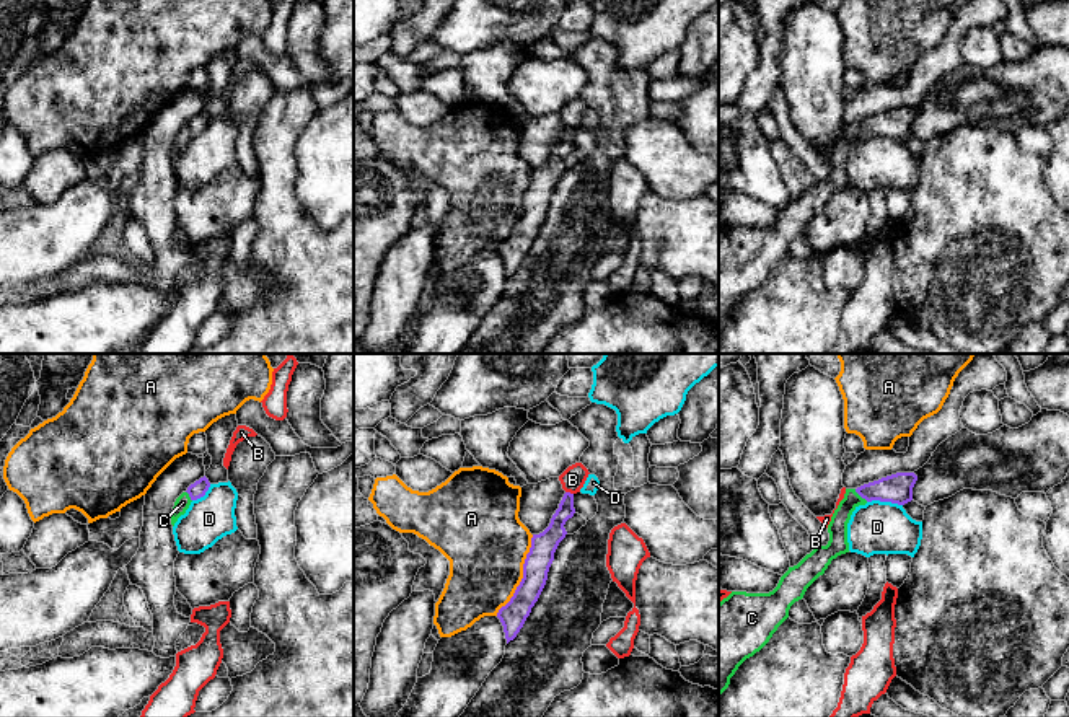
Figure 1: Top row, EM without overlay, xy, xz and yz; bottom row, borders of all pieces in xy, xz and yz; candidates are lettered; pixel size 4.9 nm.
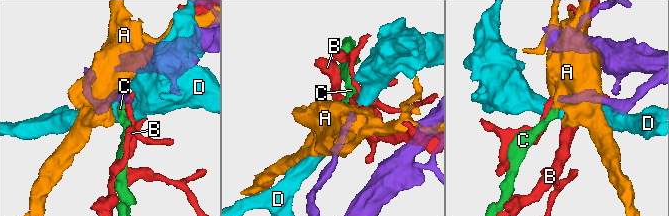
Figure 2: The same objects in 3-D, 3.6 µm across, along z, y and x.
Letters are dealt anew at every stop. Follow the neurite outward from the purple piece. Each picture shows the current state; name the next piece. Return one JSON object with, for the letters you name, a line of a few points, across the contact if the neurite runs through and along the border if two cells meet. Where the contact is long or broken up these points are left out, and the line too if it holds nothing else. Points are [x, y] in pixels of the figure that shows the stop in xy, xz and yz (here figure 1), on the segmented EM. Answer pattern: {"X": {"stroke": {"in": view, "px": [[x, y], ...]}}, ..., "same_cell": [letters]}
{"C": {"stroke": {"in": "yz", "px": [[898, 488], [871, 491], [861, 496], [843, 512], [838, 527]]}}, "same_cell": ["C"]}

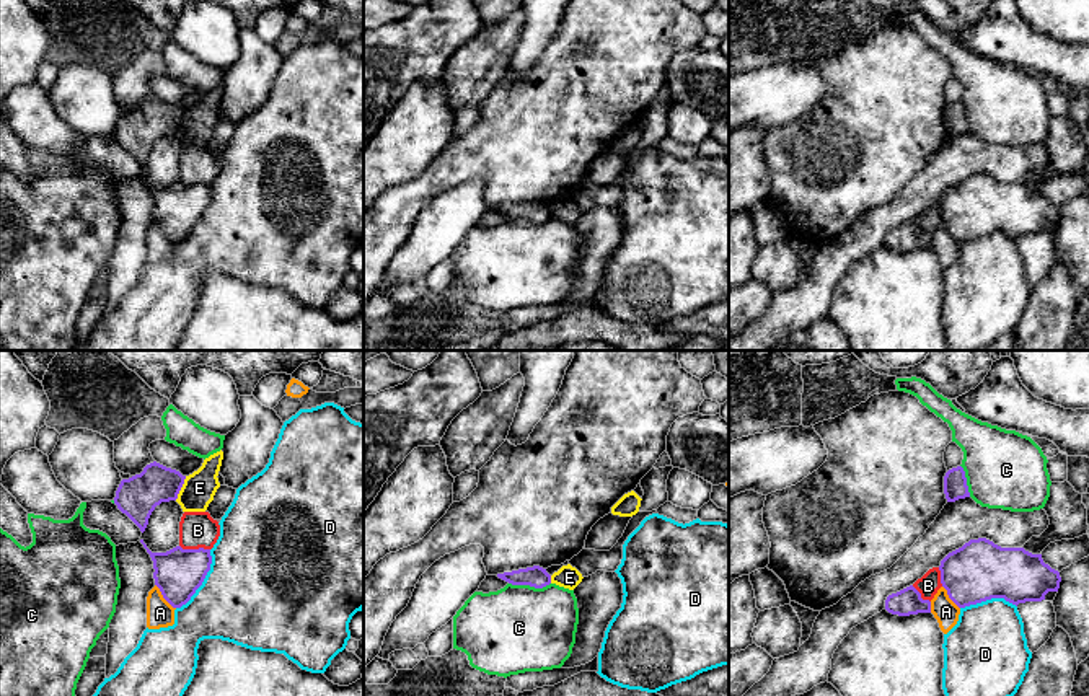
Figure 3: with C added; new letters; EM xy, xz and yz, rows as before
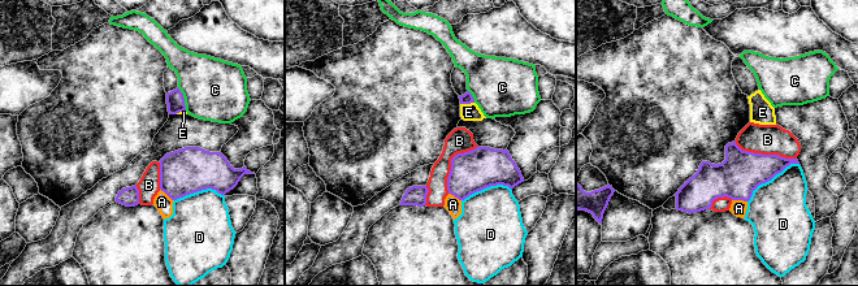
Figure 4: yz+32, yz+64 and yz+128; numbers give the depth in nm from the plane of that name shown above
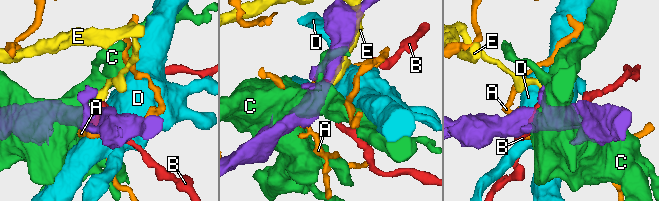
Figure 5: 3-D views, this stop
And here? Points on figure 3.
{"same_cell": []}

